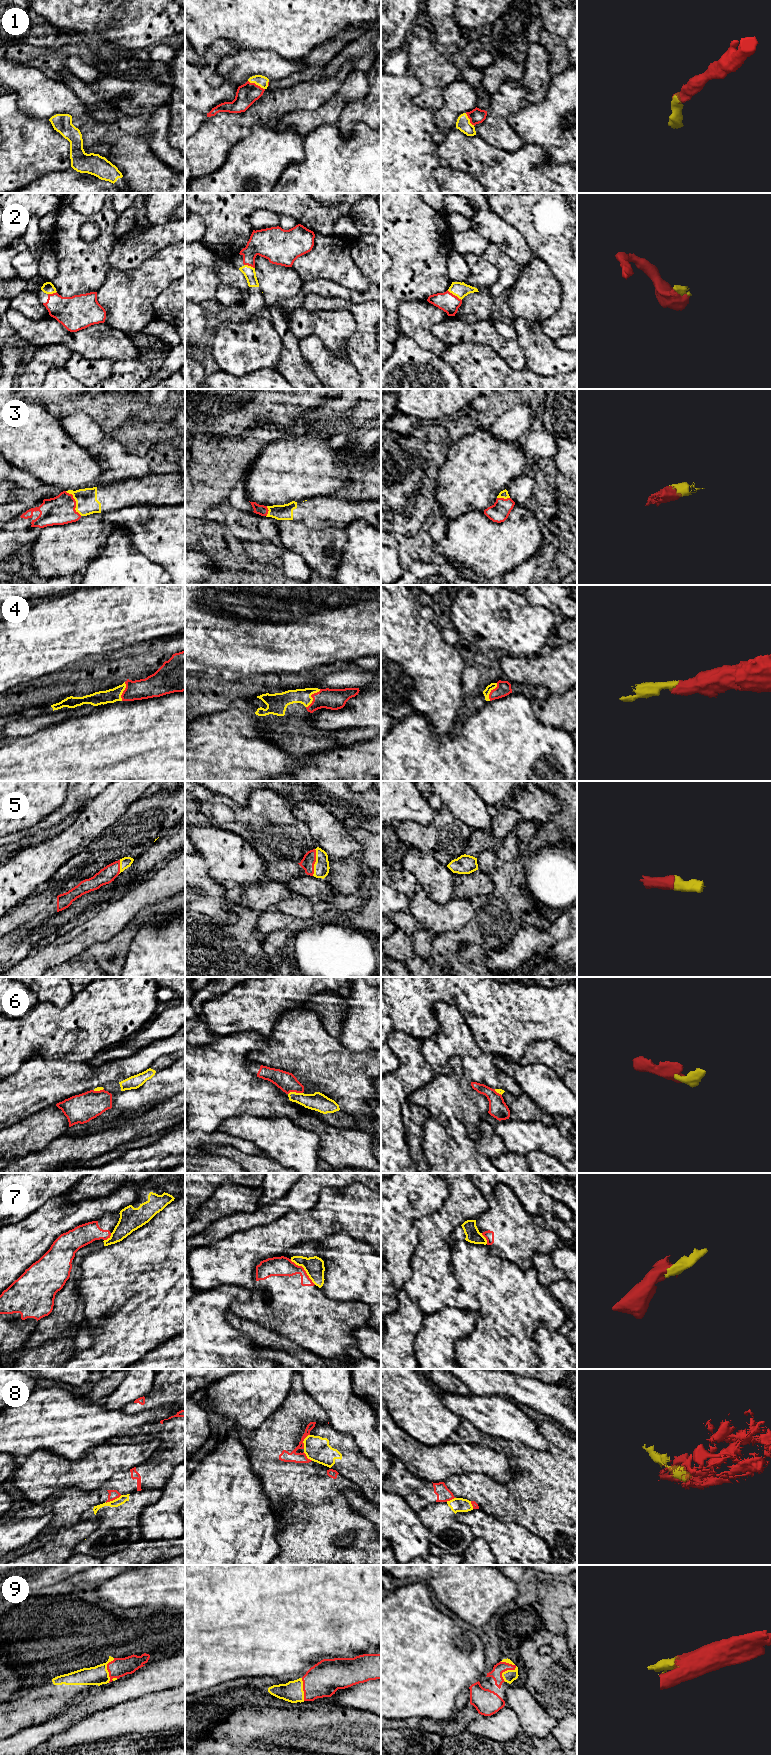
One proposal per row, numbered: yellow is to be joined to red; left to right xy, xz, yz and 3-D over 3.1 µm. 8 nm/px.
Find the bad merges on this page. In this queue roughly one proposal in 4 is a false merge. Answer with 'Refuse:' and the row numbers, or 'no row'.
Refuse: 7, 8

